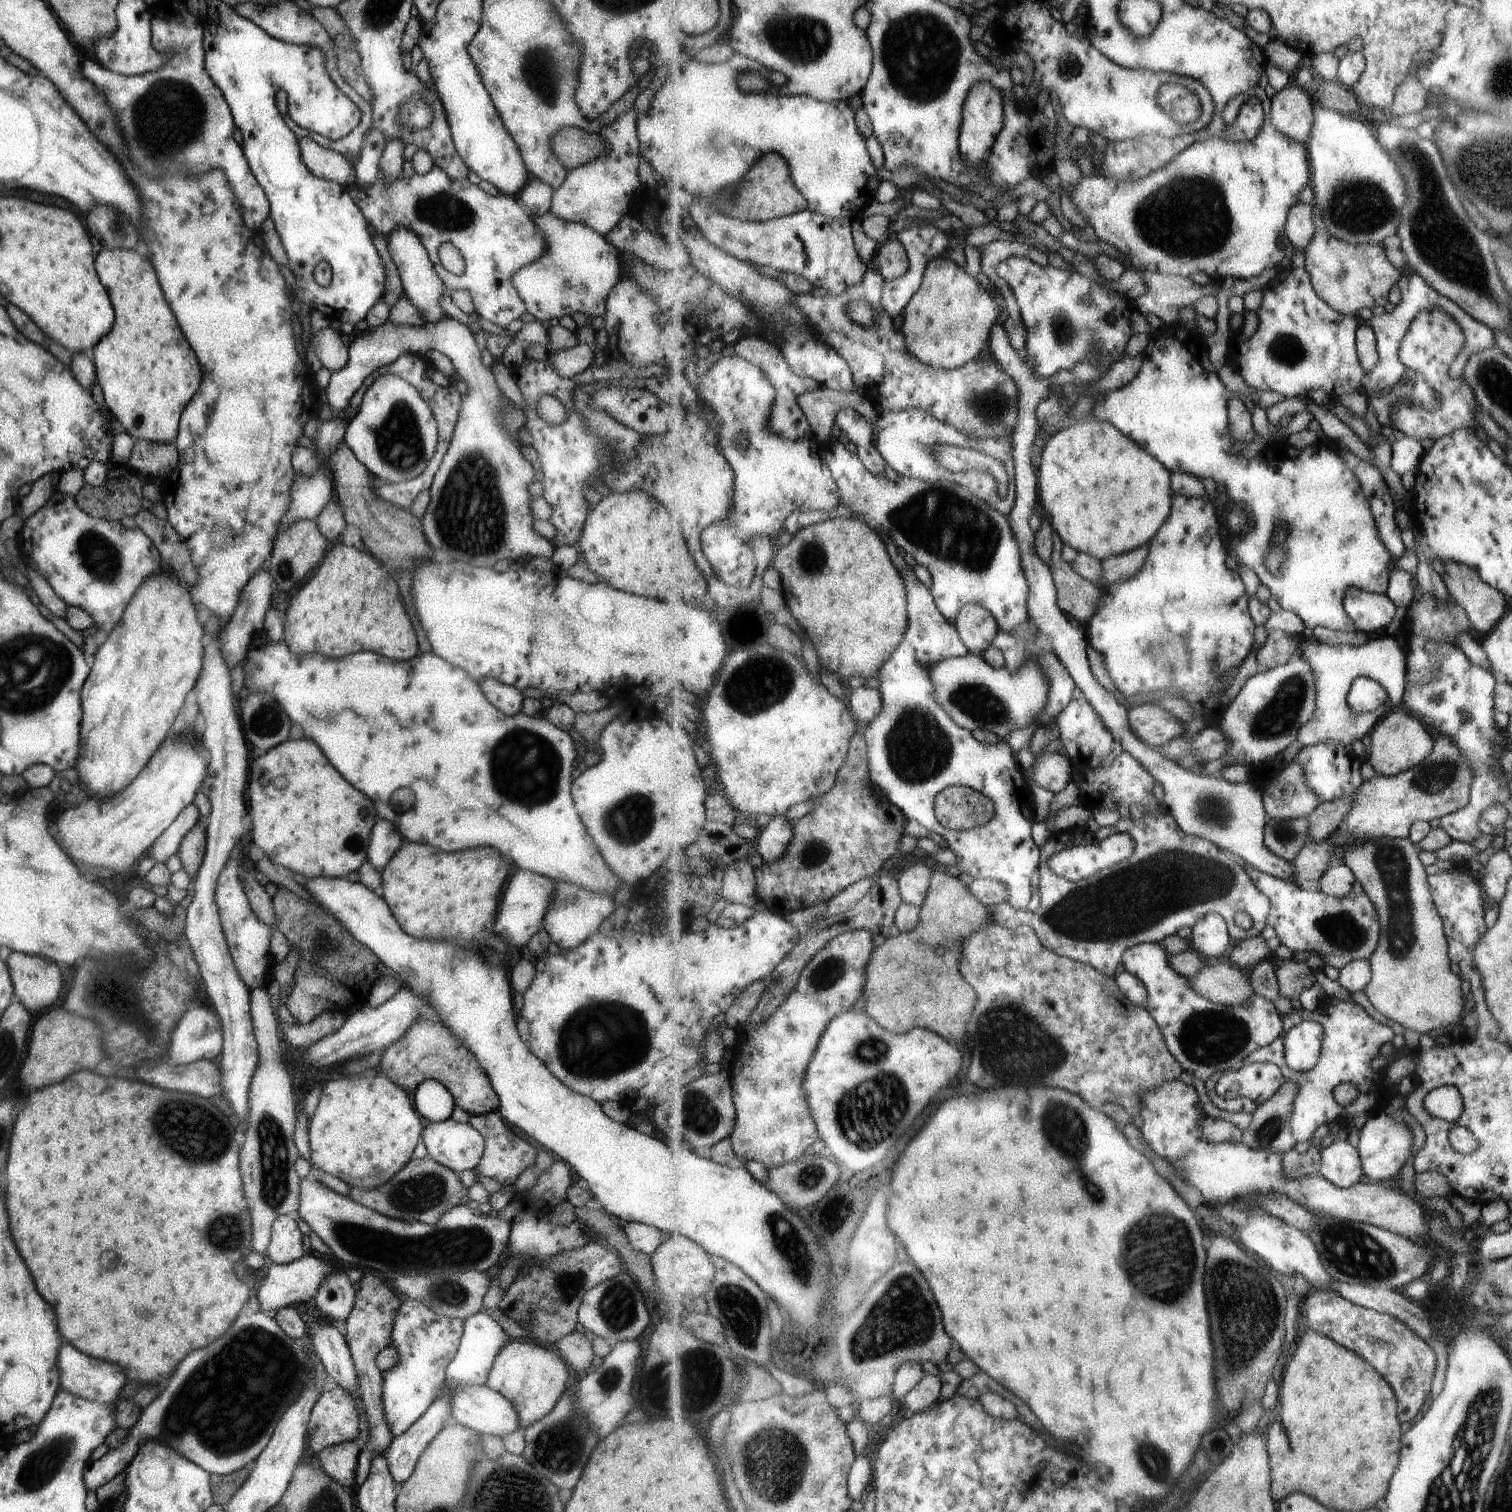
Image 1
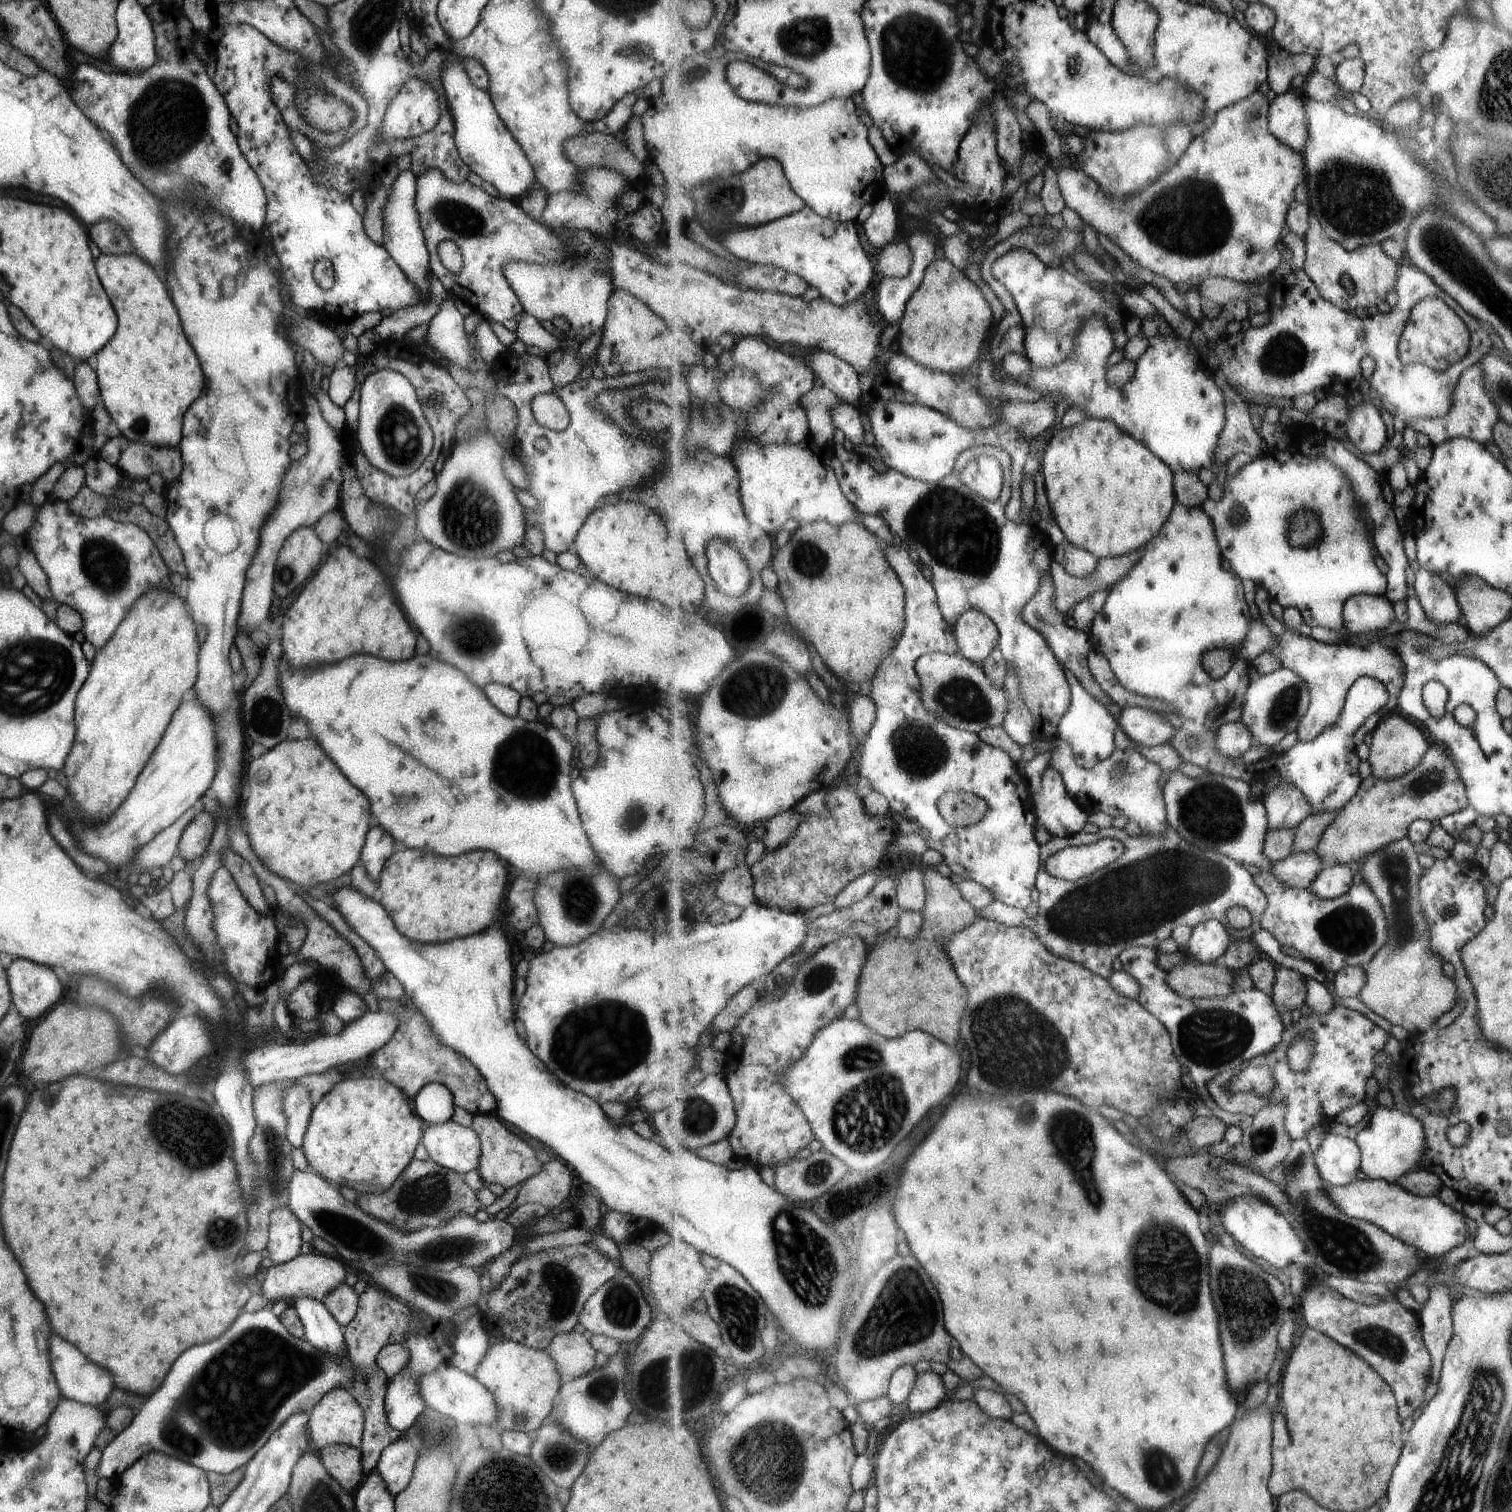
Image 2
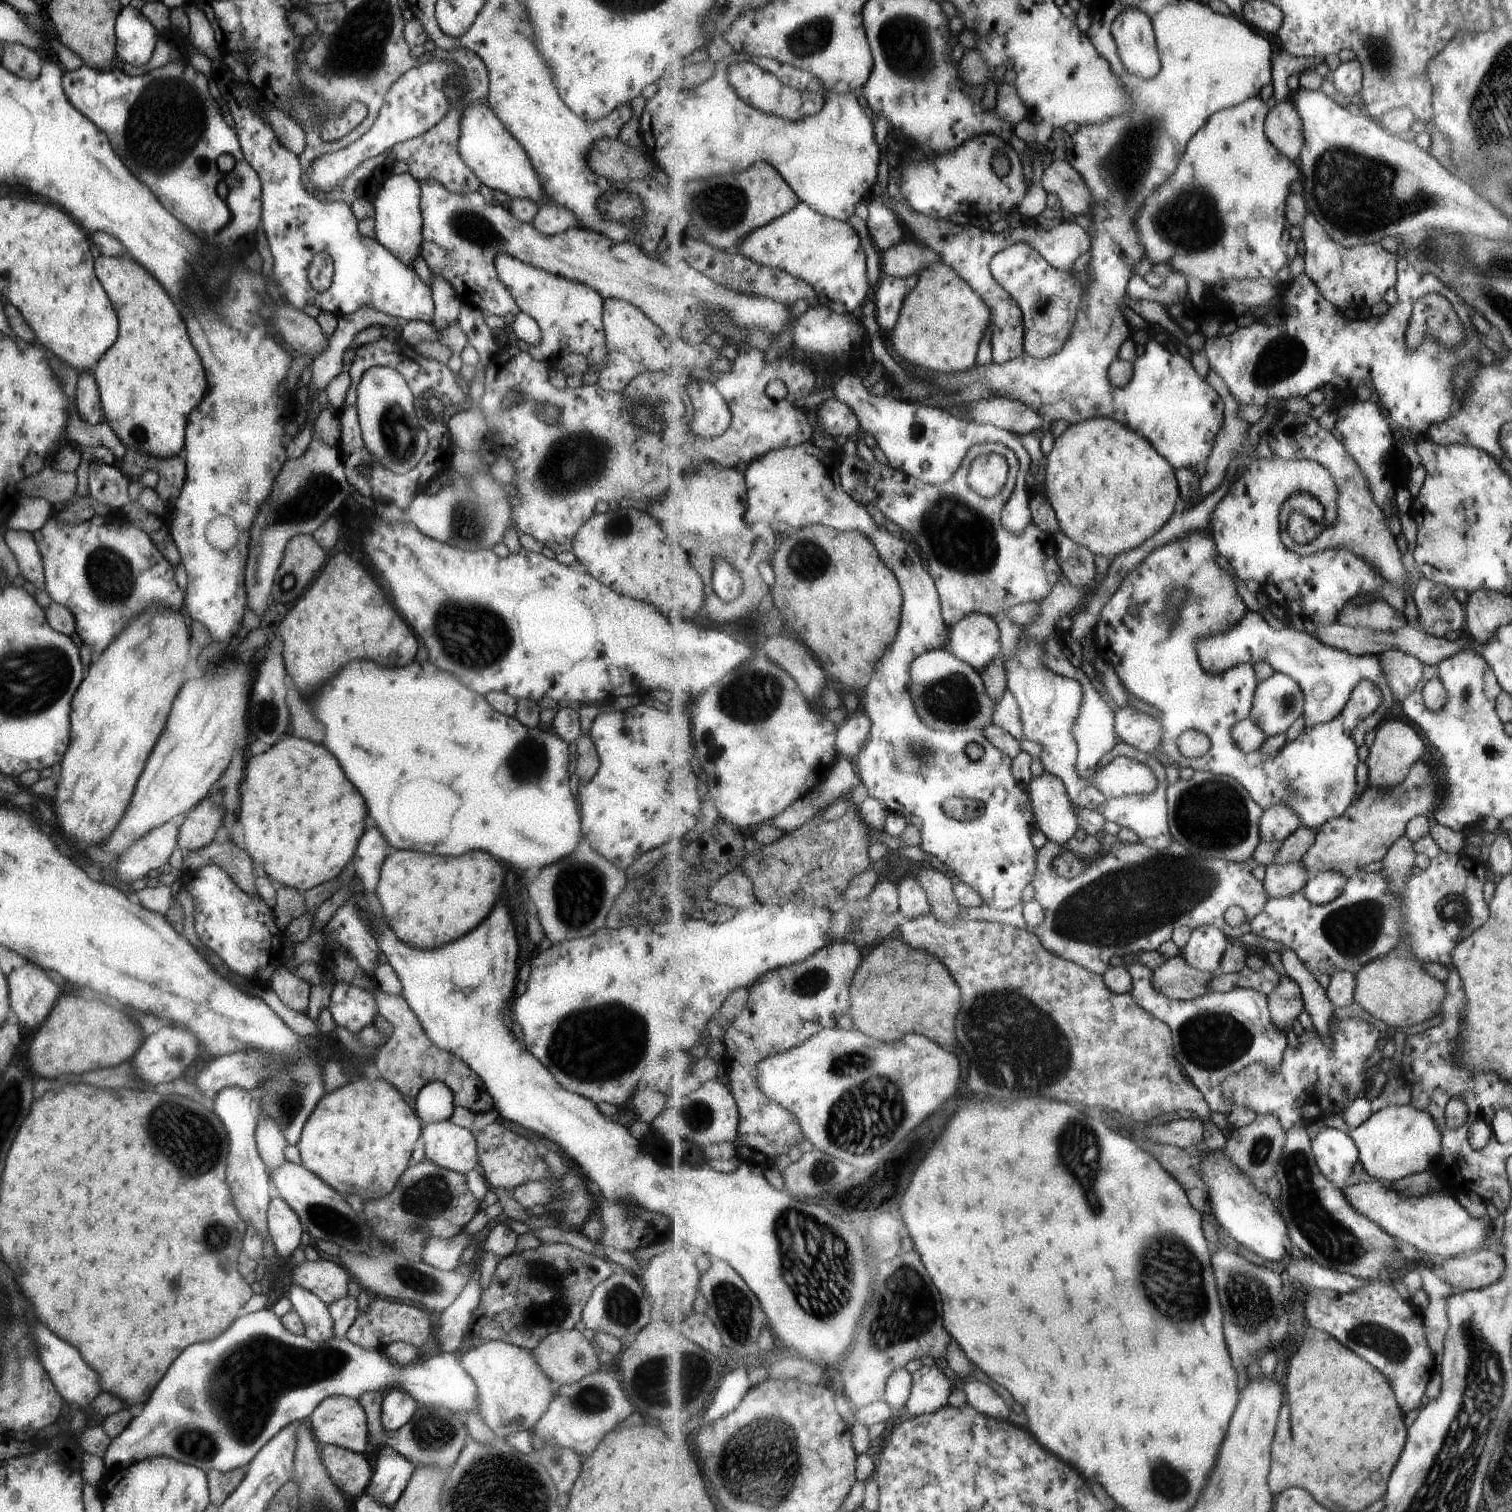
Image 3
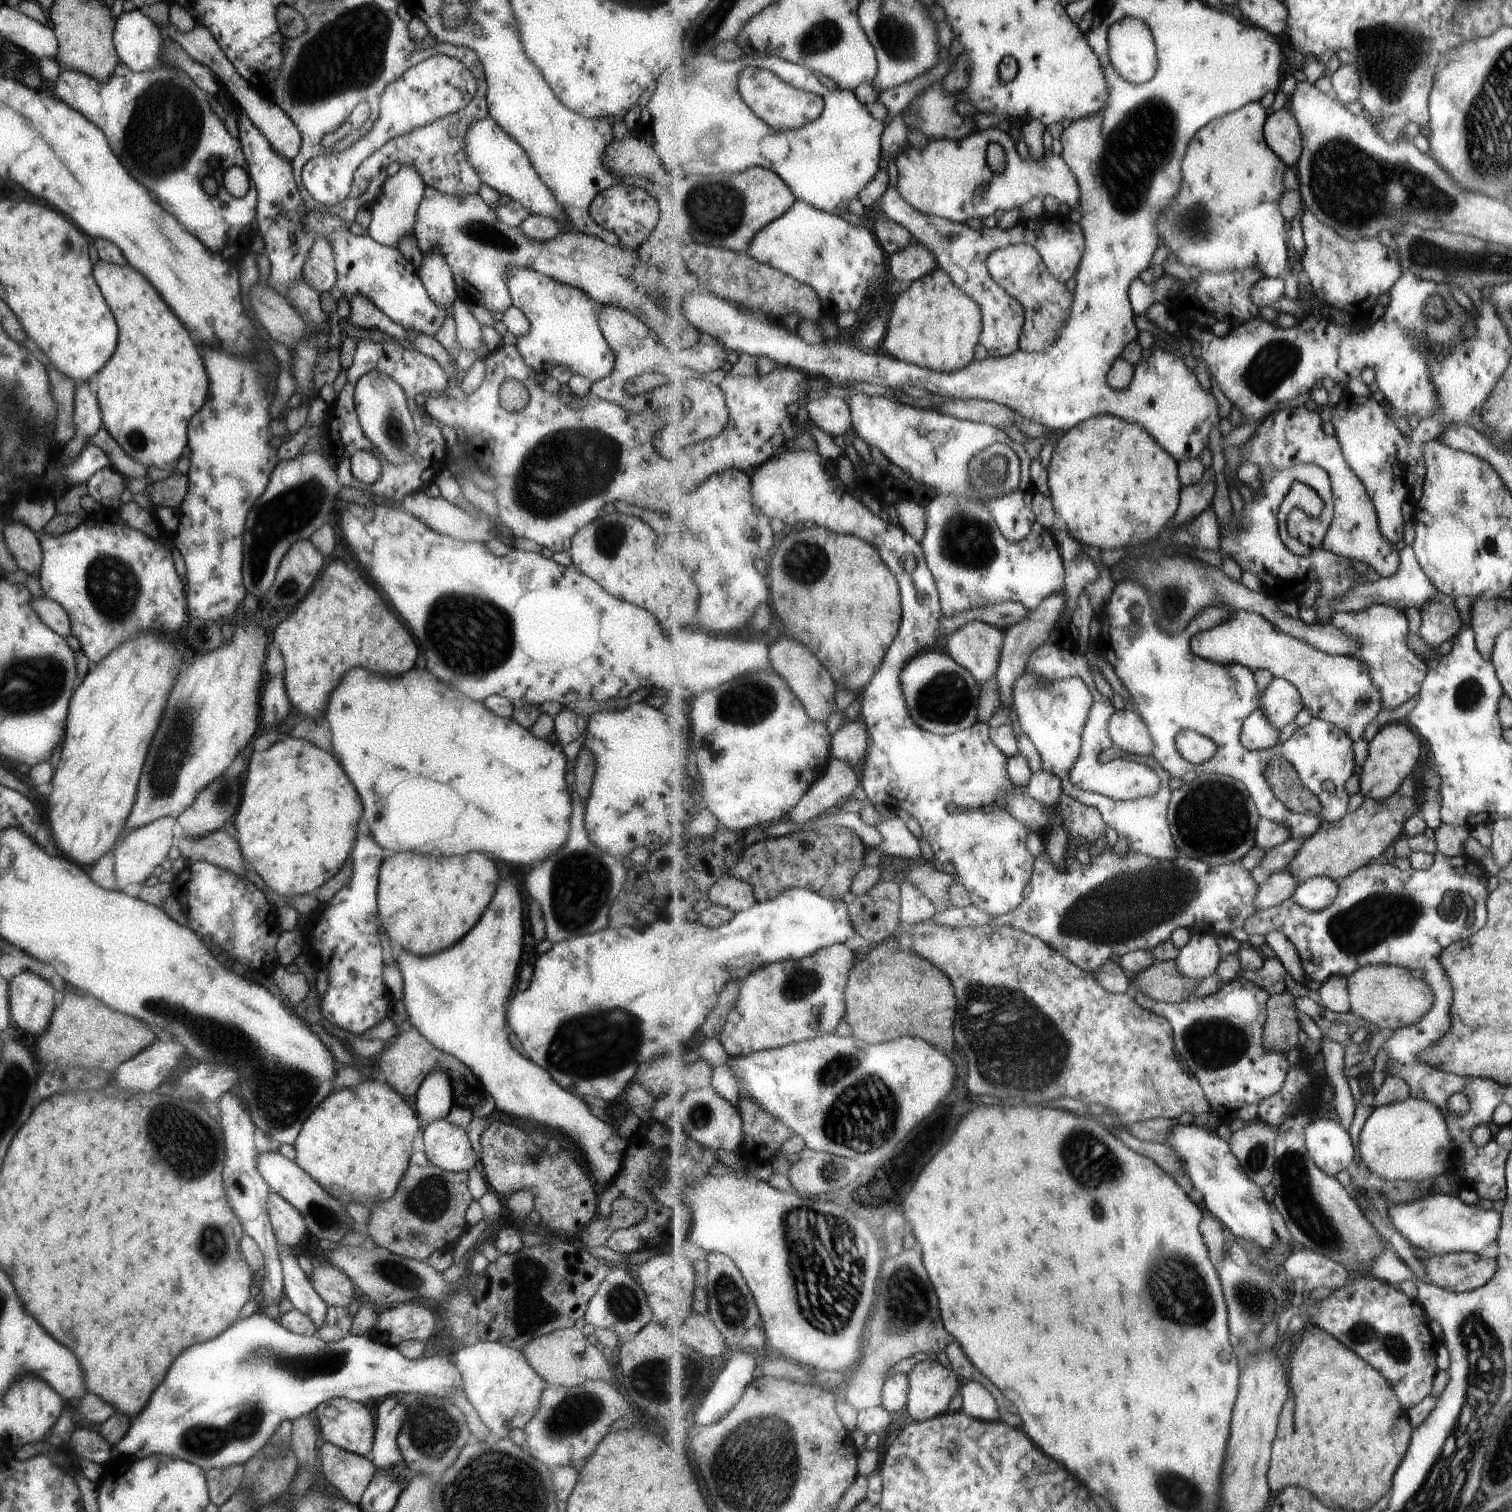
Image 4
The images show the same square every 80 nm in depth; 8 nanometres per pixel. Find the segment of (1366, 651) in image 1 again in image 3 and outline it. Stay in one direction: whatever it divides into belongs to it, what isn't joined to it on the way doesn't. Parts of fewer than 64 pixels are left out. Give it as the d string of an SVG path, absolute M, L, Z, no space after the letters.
M1249 611L1233 629L1216 637L1200 640L1197 646L1201 666L1210 675L1220 675L1240 664L1257 664L1267 661L1276 672L1292 676L1304 690L1304 726L1310 729L1321 723L1335 720L1347 708L1352 692L1362 680L1372 680L1384 694L1383 704L1369 717L1362 720L1354 732L1357 746L1365 744L1367 732L1376 731L1399 704L1387 680L1379 655L1357 656L1323 644L1310 633L1297 631L1288 625L1277 625L1261 611Z

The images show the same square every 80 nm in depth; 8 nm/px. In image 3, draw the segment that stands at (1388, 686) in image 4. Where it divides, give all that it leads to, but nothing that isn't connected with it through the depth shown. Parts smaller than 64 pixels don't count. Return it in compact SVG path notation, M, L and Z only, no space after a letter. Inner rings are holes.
M1373 599L1362 605L1347 603L1341 611L1338 622L1348 627L1363 627L1375 632L1385 632L1402 629L1407 618L1403 612L1392 608L1386 600ZM1385 651L1379 656L1394 697L1400 703L1423 678L1425 664L1403 651Z

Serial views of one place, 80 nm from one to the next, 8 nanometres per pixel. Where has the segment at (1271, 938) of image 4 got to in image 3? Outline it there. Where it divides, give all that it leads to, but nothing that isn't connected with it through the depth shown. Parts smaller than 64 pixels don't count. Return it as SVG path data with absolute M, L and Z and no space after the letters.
M1281 942L1277 943L1284 948L1281 952L1284 970L1300 984L1304 996L1305 1011L1311 1016L1313 1026L1319 1031L1323 1040L1332 1046L1329 1021L1333 1016L1334 1004L1326 993L1326 988L1317 982L1317 977L1303 964L1299 955L1292 948L1283 945Z

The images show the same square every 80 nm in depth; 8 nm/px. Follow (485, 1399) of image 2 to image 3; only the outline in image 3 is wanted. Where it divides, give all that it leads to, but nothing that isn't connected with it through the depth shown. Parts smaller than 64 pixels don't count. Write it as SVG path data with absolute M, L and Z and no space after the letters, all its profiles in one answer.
M267 1308L255 1311L252 1313L241 1314L221 1333L219 1336L209 1340L209 1342L201 1342L201 1344L191 1344L187 1346L175 1360L173 1364L167 1368L165 1376L159 1380L157 1386L152 1390L149 1398L144 1402L141 1414L138 1417L133 1417L129 1424L119 1433L110 1439L107 1448L102 1456L102 1461L105 1470L109 1467L119 1465L126 1467L138 1460L150 1456L166 1456L174 1458L176 1461L200 1468L208 1471L213 1469L224 1473L241 1465L247 1465L248 1462L255 1456L255 1453L278 1431L286 1424L293 1421L301 1421L305 1416L309 1416L310 1412L323 1400L331 1395L343 1395L349 1398L356 1399L360 1394L371 1390L389 1390L392 1388L401 1389L409 1396L412 1396L418 1404L428 1405L429 1407L446 1408L454 1413L461 1413L465 1416L467 1412L477 1412L476 1401L476 1386L474 1380L467 1374L467 1371L461 1366L461 1363L455 1358L452 1353L444 1353L434 1355L429 1358L418 1358L413 1363L406 1365L395 1365L392 1359L389 1359L384 1350L362 1349L345 1338L333 1337L325 1342L313 1342L305 1335L292 1335L278 1319L273 1311Z

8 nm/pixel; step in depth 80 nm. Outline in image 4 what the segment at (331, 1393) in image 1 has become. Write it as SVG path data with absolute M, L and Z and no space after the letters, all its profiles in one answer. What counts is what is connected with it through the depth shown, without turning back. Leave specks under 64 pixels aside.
M333 1397L317 1404L313 1412L319 1424L319 1436L324 1442L364 1457L369 1455L374 1432L374 1419L369 1412L369 1403Z

